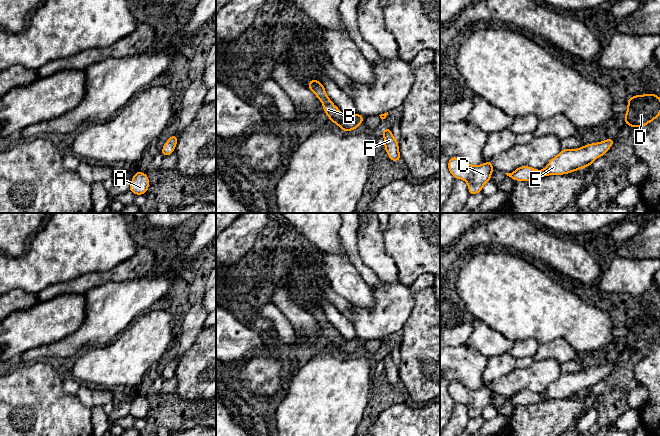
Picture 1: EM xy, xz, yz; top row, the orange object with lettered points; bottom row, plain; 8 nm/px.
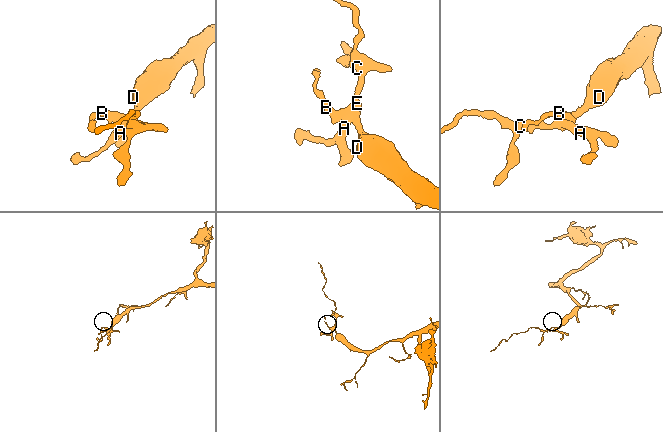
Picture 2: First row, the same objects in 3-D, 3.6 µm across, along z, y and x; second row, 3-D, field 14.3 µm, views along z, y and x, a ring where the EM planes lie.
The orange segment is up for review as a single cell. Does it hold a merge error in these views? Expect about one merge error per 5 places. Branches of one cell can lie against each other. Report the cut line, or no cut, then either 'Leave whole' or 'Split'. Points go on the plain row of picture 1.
No split. Leave whole

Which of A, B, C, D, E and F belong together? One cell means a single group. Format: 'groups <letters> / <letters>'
groups A B C D E F

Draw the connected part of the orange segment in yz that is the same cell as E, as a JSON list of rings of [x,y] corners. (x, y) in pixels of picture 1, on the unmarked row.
[[[608,362],[605,365],[588,368],[578,373],[562,373],[543,394],[521,390],[512,397],[505,398],[516,405],[533,405],[543,400],[568,398],[591,390],[594,384],[606,378],[613,367],[614,363]]]

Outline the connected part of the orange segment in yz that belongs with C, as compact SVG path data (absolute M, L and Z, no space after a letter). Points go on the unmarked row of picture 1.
M458 381L448 385L448 393L455 403L462 403L468 408L469 418L482 416L483 410L491 403L494 394L492 386L481 389L471 389Z

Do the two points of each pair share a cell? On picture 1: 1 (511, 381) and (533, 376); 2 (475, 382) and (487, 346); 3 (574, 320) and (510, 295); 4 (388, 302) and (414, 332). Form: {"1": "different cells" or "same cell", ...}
{"1": "same cell", "2": "different cells", "3": "same cell", "4": "different cells"}

